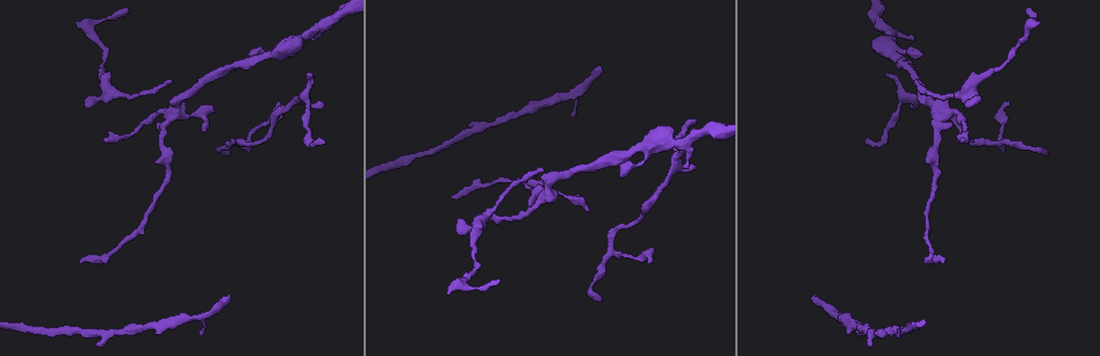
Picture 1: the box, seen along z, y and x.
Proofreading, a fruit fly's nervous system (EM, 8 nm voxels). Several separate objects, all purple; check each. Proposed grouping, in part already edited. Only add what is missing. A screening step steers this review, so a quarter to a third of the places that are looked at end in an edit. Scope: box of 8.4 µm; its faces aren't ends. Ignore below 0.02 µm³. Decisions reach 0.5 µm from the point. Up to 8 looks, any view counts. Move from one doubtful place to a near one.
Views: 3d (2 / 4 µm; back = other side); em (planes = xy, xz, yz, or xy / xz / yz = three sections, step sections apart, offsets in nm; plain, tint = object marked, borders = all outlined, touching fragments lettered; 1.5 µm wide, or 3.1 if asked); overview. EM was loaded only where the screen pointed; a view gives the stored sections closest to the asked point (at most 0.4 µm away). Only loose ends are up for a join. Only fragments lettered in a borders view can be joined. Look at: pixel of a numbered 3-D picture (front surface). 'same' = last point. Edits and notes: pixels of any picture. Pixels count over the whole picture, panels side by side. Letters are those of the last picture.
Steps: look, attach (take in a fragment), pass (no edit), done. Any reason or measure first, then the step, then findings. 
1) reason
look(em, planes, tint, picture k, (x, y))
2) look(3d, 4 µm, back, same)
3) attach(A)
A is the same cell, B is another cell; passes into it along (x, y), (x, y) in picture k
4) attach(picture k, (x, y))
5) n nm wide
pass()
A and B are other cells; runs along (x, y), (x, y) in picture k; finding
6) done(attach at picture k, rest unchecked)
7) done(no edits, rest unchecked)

an open end
look(3d, 4 µm, picture 1, (1007, 104))

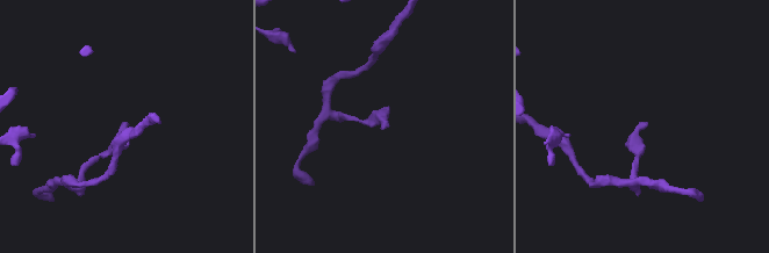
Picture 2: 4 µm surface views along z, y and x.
shape alone is not enough
look(em, planes, borders, picture 2, (121, 127))

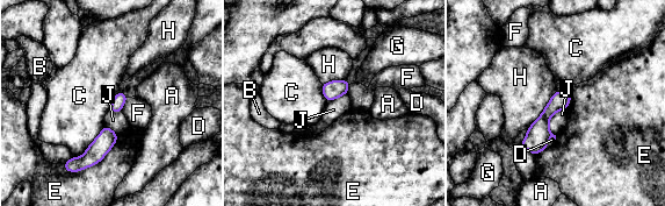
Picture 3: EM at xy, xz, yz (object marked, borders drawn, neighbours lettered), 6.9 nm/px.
E touches over 440 nm
pass()
A, B, C, D, E, F, G, H and J are other cells; border along (103, 126), (86, 150), (73, 157) in picture 3; no lettered fragment goes on from it

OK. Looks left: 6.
tapers out
look(3d, 2 µm, picture 1, (602, 302))

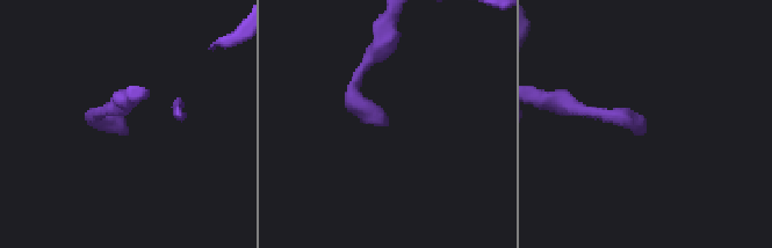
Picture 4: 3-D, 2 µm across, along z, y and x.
need the tissue
look(em, yz, step 8, borders, picture 4, (125, 129))

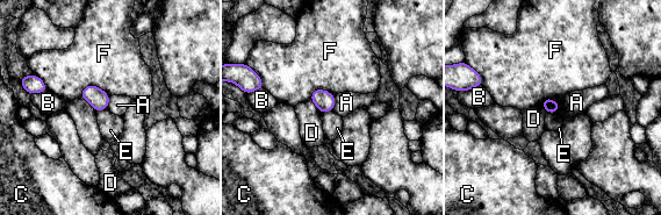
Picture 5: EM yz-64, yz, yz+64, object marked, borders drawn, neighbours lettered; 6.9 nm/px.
cut it another way
look(em, planes, borders, same)

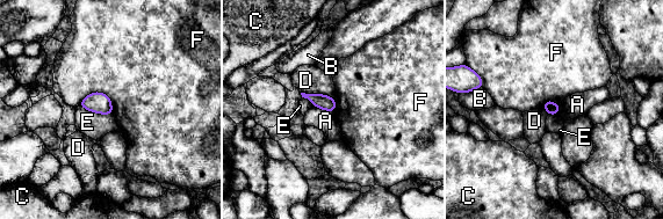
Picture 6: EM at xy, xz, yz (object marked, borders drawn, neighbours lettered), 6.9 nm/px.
pass()
A, B, C, D, E and F are other cells; border along (78, 106), (103, 92), (113, 112) in picture 6; none of them fits

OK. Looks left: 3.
tapers out
look(em, planes, borders, picture 1, (869, 143))

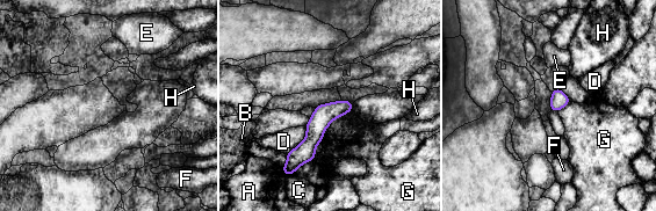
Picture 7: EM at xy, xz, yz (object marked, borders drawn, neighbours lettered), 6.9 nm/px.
pass()
A, B, C, D, E, F, G and H are other cells; runs along (350, 106), (333, 110), (286, 168) in picture 7; no lettered fragment goes on from it

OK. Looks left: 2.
done(no edits, rest unchecked)

